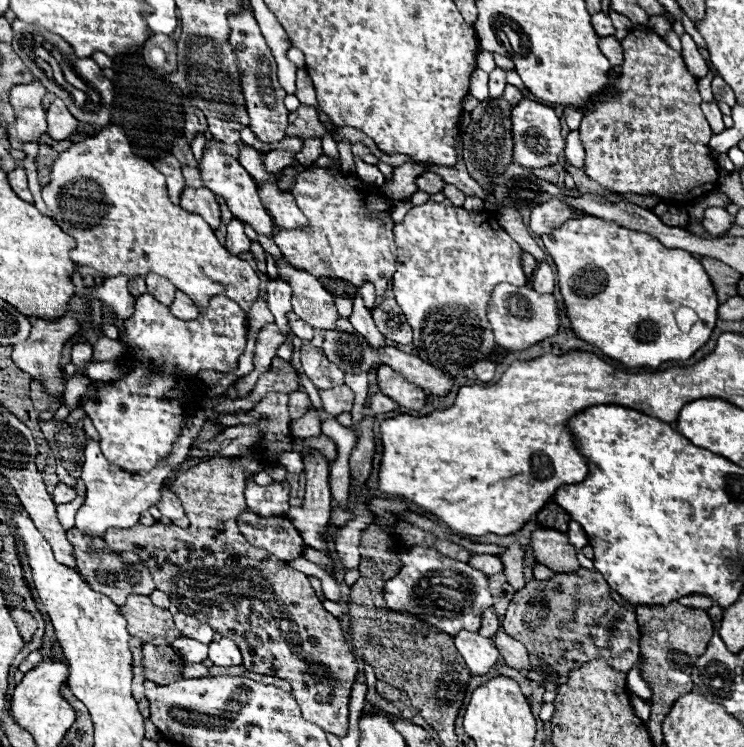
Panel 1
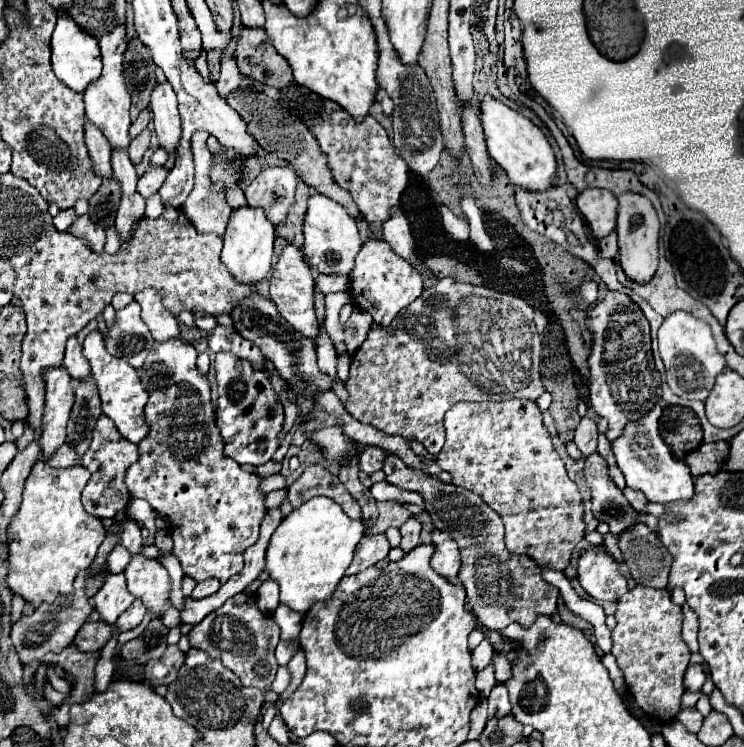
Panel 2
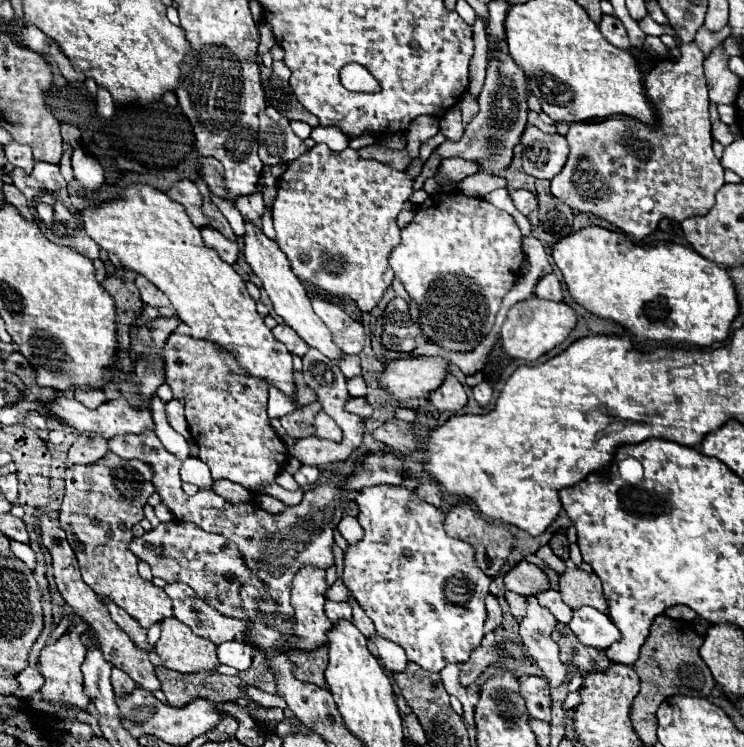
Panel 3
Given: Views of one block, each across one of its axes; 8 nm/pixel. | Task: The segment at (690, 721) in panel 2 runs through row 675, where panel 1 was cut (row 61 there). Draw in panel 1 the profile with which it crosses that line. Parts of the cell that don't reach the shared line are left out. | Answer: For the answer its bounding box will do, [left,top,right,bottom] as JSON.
[580,30,718,202]

